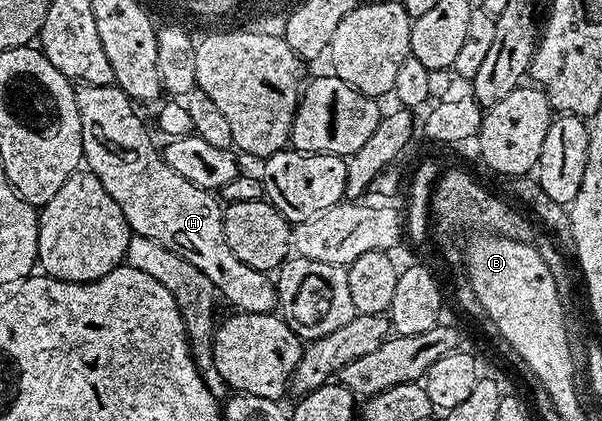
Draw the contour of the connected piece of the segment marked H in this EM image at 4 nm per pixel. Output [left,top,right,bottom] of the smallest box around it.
[76,83,278,315]

